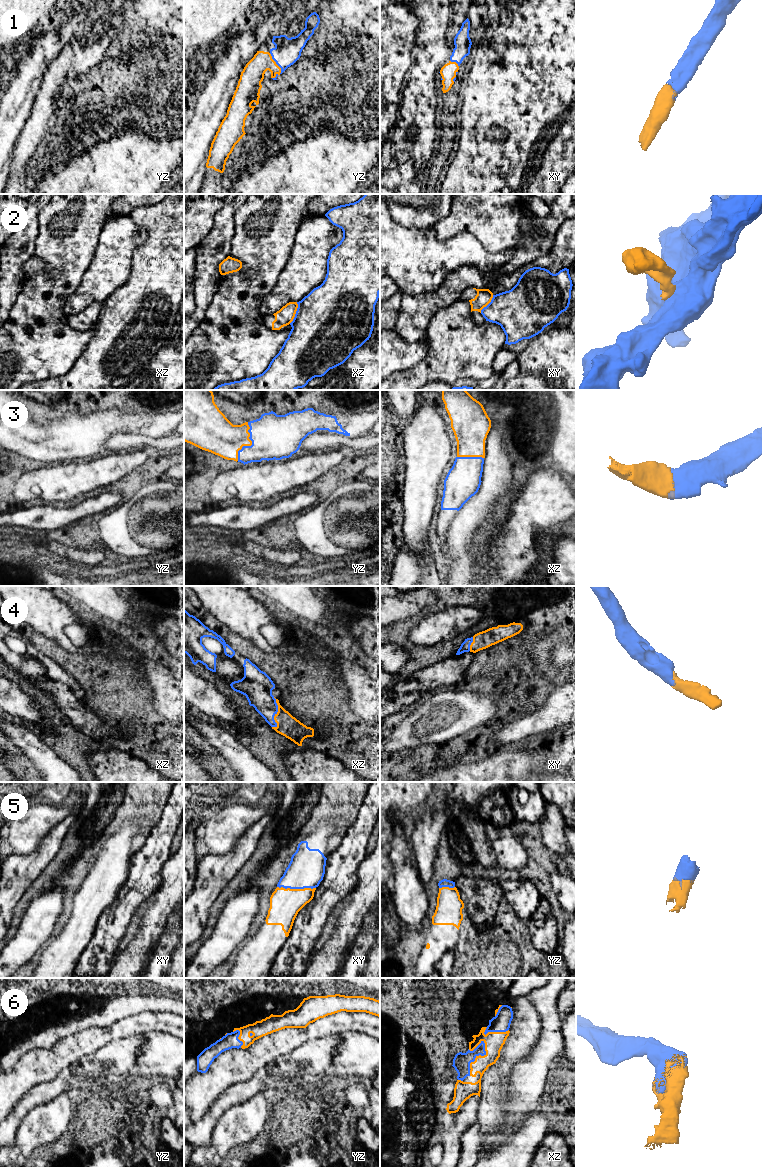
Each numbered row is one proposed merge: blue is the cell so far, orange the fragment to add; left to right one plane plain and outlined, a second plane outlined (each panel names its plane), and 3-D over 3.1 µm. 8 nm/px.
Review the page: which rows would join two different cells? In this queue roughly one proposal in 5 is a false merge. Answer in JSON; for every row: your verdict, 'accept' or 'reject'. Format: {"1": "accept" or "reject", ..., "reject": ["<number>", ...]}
{"1": "accept", "2": "reject", "3": "accept", "4": "accept", "5": "accept", "6": "accept", "reject": ["2"]}

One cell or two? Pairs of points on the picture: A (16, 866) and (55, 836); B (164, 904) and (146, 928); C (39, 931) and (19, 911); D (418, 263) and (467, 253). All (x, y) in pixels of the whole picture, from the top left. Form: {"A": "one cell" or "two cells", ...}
{"A": "one cell", "B": "one cell", "C": "two cells", "D": "one cell"}

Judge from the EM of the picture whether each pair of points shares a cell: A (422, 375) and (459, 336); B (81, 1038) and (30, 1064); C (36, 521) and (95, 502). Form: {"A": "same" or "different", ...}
{"A": "same", "B": "same", "C": "same"}

